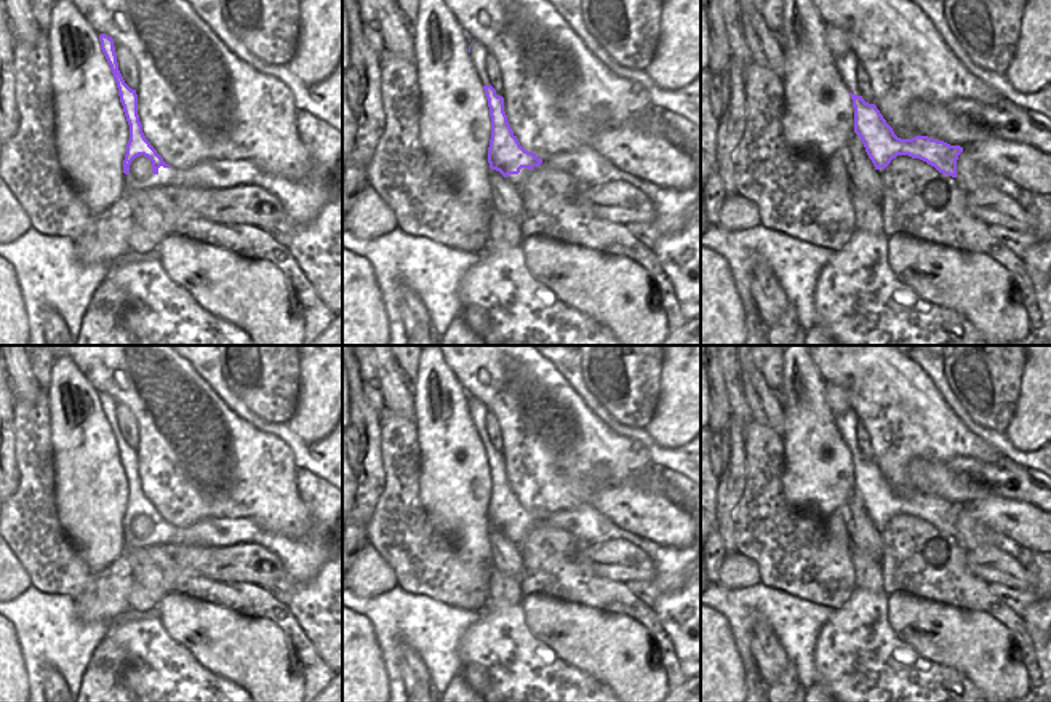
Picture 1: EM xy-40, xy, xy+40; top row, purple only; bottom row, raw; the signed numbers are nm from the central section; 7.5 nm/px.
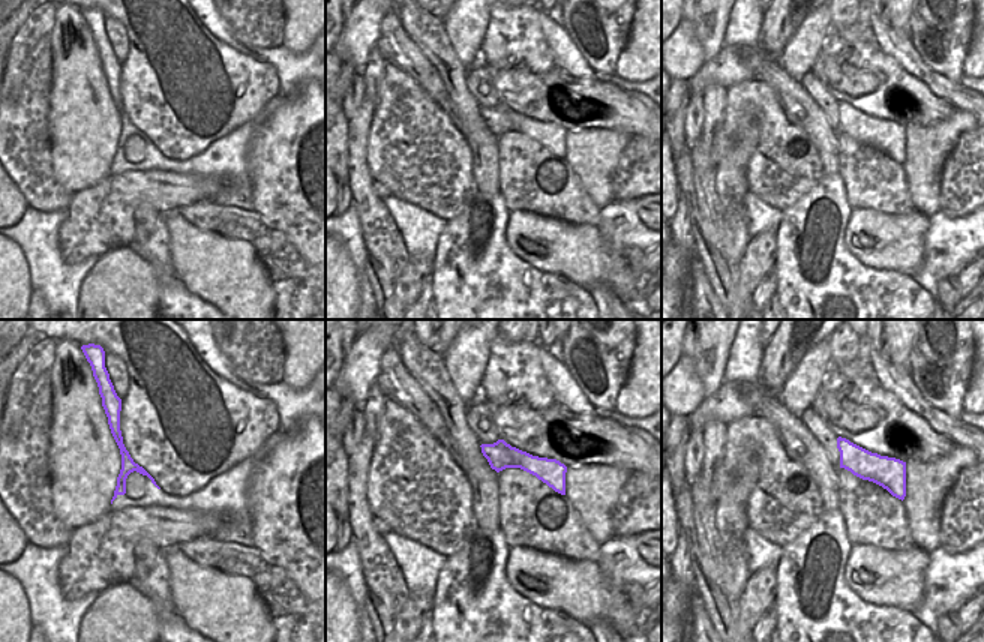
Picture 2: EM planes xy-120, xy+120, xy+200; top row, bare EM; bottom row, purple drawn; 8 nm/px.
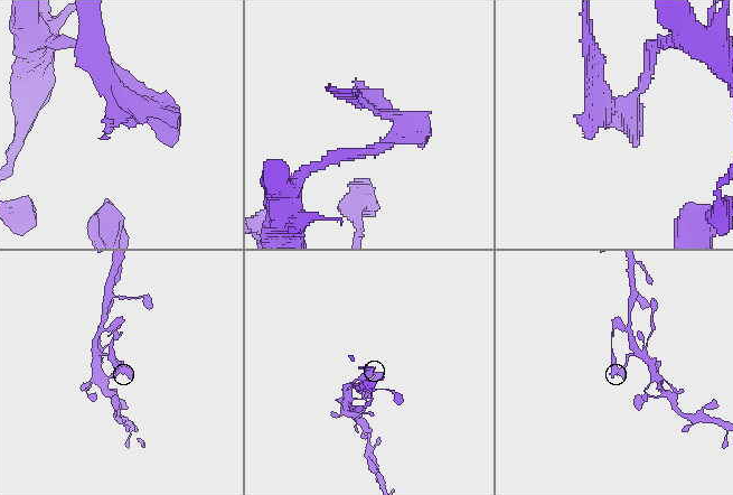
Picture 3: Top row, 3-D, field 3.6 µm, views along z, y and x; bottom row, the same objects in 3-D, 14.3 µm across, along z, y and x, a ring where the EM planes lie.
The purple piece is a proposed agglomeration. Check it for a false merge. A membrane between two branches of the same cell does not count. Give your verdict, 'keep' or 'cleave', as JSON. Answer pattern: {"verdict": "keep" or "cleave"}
{"verdict": "cleave"}

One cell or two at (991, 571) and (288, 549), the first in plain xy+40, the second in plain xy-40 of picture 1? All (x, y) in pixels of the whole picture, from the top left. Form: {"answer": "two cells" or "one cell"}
{"answer": "two cells"}

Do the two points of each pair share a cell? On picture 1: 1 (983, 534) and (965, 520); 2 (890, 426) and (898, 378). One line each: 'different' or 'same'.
1: same
2: same

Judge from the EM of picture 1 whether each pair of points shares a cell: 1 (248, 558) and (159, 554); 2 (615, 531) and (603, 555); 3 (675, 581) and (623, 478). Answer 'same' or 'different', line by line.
1: same
2: different
3: different

